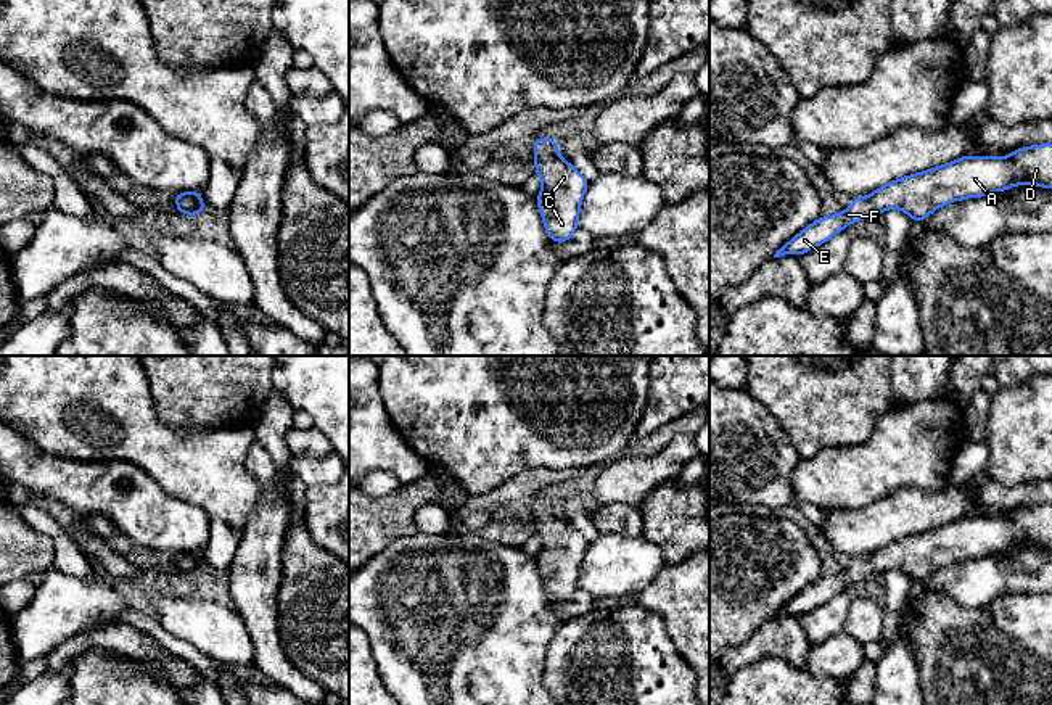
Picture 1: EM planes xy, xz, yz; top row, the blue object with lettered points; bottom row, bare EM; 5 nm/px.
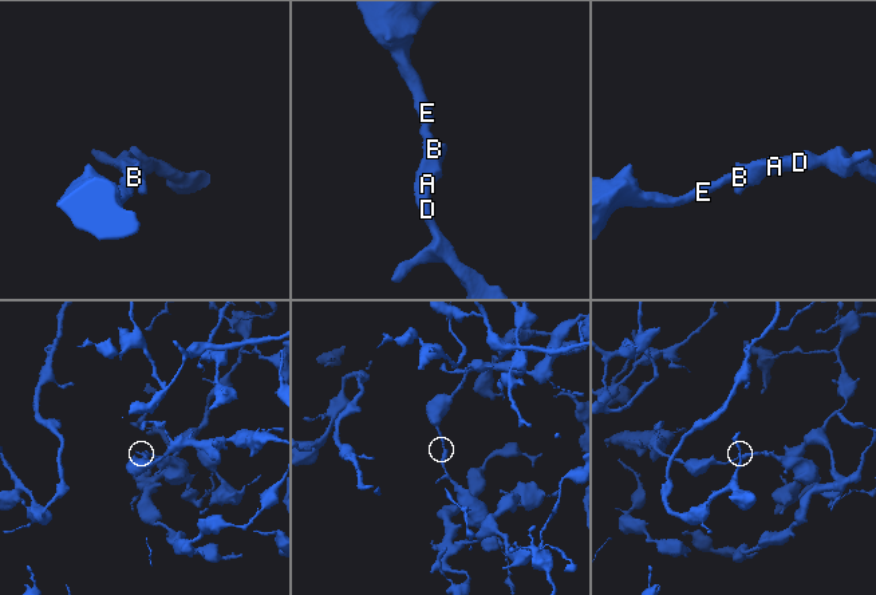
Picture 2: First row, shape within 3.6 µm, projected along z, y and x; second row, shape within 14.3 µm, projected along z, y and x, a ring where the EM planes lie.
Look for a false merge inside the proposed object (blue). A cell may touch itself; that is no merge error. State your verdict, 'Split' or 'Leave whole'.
Leave whole

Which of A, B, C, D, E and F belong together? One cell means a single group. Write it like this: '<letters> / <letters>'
A B C D E F

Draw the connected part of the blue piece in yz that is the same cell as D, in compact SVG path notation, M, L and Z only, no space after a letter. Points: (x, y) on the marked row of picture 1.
M1052 143L1023 146L1012 151L1009 156L962 156L943 166L936 166L917 174L904 175L873 190L869 196L856 196L849 208L835 216L822 216L796 233L774 258L785 254L801 256L816 246L828 241L832 237L844 230L849 224L865 221L875 212L880 216L885 211L896 208L906 212L914 222L920 222L933 214L938 208L952 201L967 198L983 198L994 192L1005 192L1015 185L1038 185L1052 188Z

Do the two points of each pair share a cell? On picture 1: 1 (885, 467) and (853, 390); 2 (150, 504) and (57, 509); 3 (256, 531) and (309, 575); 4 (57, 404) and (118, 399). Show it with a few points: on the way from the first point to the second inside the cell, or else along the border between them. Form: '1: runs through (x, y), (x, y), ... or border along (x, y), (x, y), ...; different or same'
1: border along (891, 404), (864, 441), (837, 448); different
2: border along (34, 493), (61, 502), (82, 519); different
3: border along (290, 522), (285, 531), (282, 577), (277, 589); different
4: runs through (71, 396), (103, 399); same

